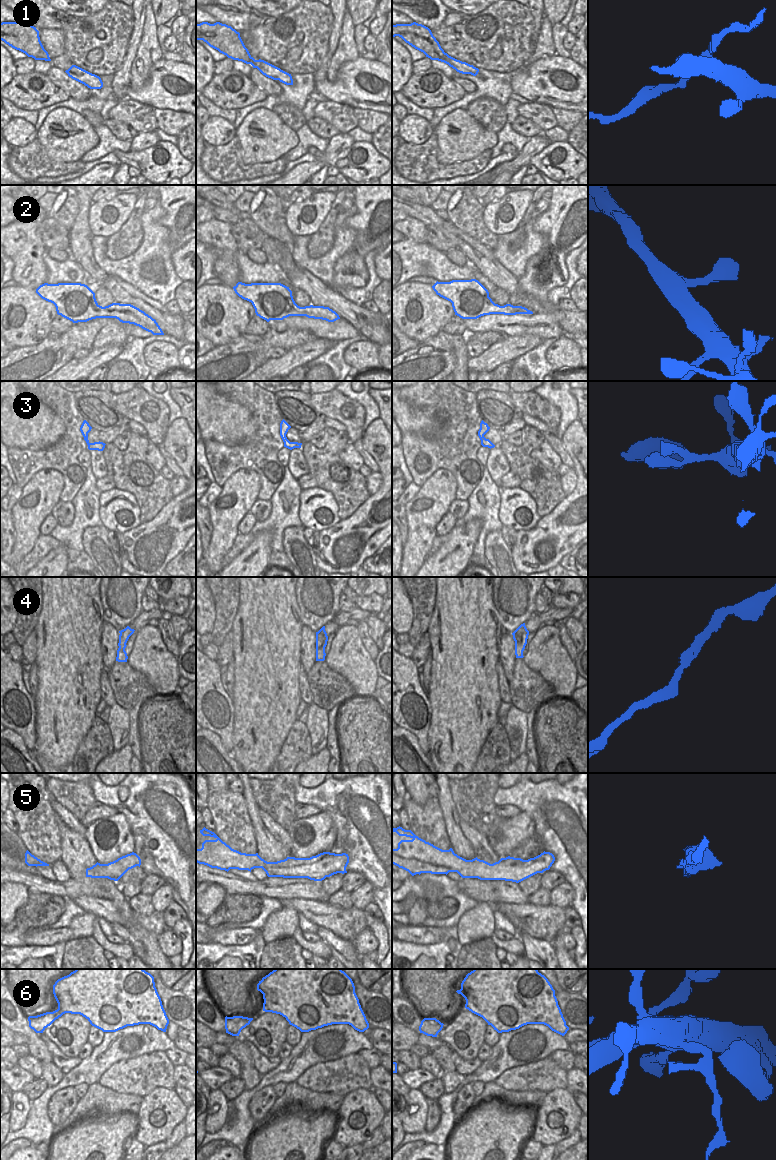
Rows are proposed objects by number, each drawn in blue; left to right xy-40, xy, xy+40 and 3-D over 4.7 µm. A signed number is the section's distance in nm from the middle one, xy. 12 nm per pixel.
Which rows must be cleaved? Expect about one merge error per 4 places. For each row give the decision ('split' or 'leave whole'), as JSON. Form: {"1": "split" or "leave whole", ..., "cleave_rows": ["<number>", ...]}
{"1": "split", "2": "leave whole", "3": "leave whole", "4": "leave whole", "5": "leave whole", "6": "split", "cleave_rows": ["1", "6"]}

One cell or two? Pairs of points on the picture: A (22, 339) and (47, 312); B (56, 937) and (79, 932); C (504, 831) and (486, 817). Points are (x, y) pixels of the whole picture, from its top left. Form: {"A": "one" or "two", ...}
{"A": "one", "B": "two", "C": "two"}

